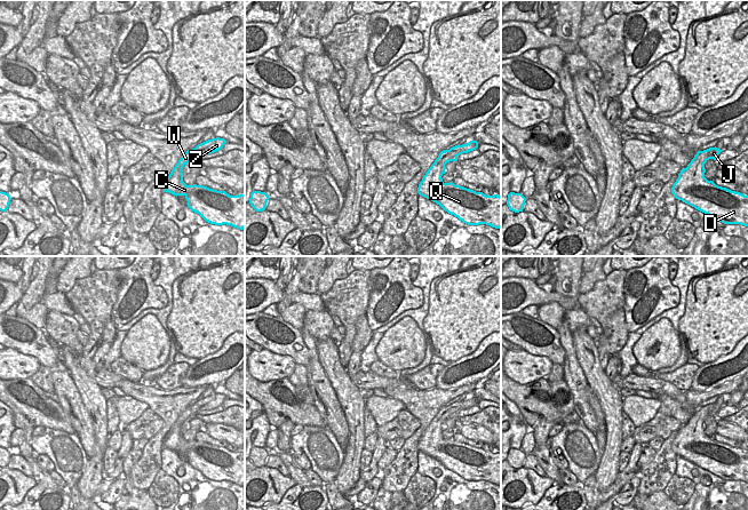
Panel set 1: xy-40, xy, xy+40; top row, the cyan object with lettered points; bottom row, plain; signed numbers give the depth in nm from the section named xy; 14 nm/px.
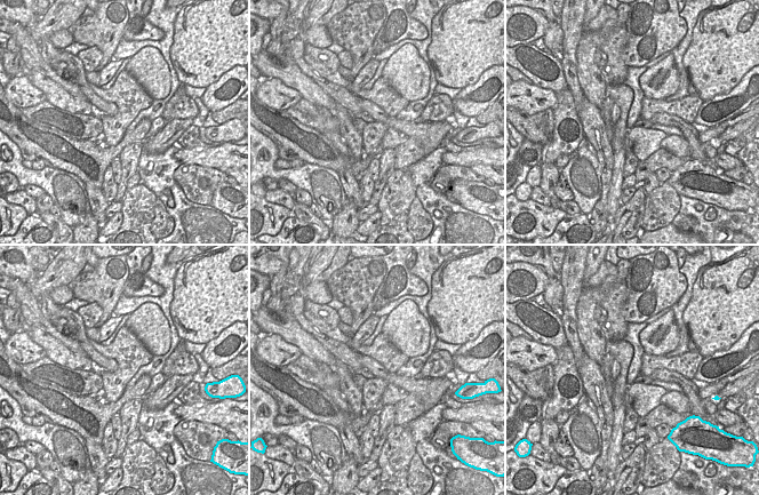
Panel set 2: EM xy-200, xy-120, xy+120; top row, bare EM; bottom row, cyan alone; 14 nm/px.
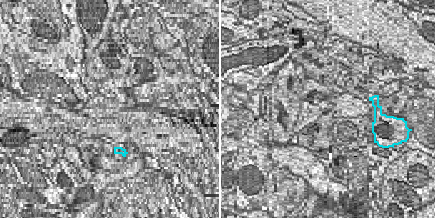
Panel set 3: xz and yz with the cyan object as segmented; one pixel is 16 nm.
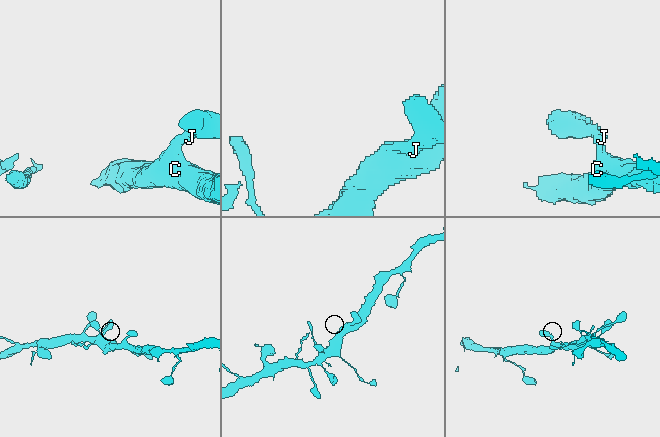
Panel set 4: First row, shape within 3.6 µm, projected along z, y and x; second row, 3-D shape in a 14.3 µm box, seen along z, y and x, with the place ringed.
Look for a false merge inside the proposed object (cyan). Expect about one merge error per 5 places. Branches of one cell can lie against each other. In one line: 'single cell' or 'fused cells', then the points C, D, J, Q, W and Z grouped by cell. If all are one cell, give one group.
single cell; groups C D J Q W Z

